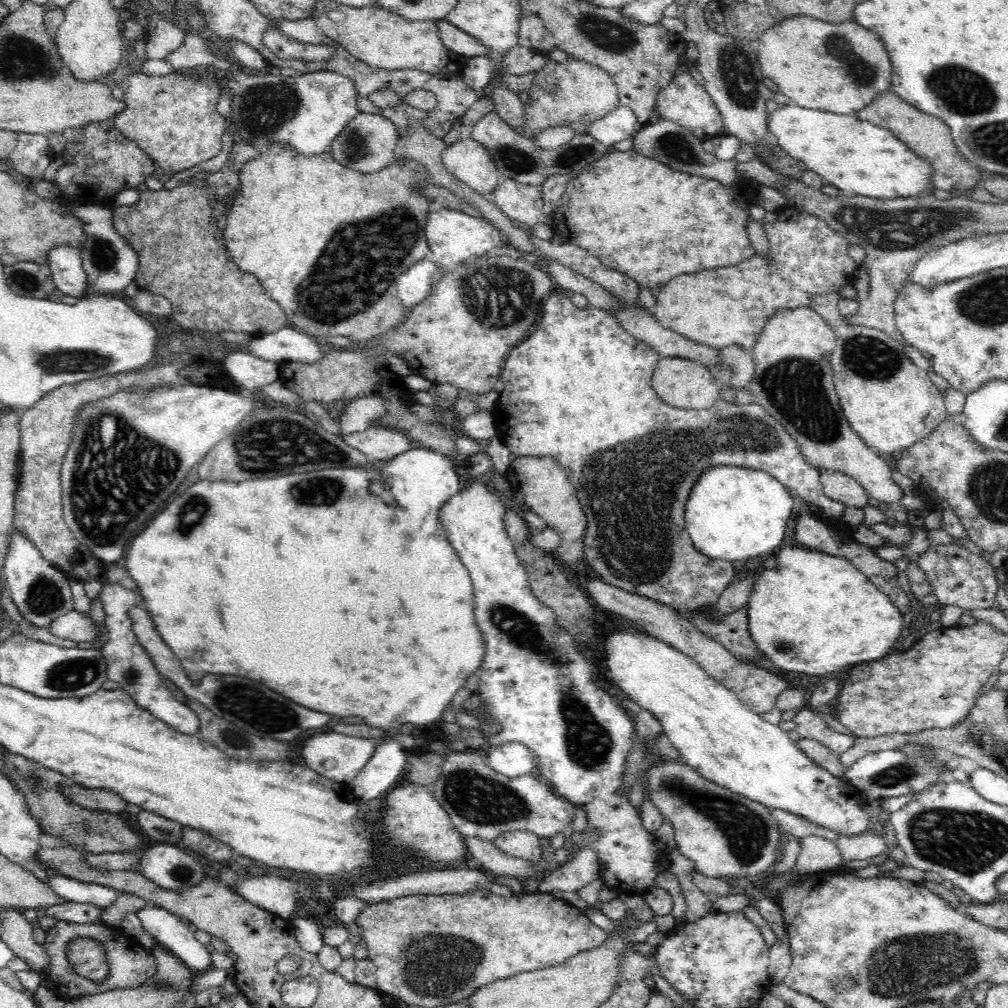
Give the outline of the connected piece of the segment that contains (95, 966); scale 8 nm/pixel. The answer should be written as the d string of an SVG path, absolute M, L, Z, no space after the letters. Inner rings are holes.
M76 938L67 944L67 959L75 973L94 982L104 982L110 972L106 950L92 938Z

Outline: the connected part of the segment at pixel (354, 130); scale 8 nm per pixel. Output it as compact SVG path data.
M358 112L355 118L332 140L329 152L342 166L358 172L378 172L395 162L395 146L399 134L386 116Z

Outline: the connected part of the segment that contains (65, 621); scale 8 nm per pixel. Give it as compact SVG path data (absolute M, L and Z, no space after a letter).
M75 609L52 620L47 629L56 636L76 640L78 643L92 641L98 633L90 615Z

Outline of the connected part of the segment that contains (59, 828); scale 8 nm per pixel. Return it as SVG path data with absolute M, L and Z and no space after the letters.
M6 752L6 757L10 758L8 761L12 763L12 770L6 775L8 775L8 779L18 787L18 791L22 792L22 795L26 797L28 809L32 816L34 816L34 819L38 821L43 833L58 837L60 840L65 840L68 842L69 846L73 846L82 851L90 851L94 854L128 852L128 850L136 850L136 848L142 848L143 846L149 849L158 845L158 842L148 838L146 832L138 829L132 818L125 814L90 811L80 805L74 805L74 803L68 802L68 800L66 800L67 797L62 796L62 794L60 794L60 788L58 788L58 784L60 784L62 780L66 780L66 776L62 776L62 774L58 774L58 772L50 770L49 768L42 768L42 766L38 766L38 763L34 760L30 762L30 759L26 760L26 757L16 755L12 752Z

